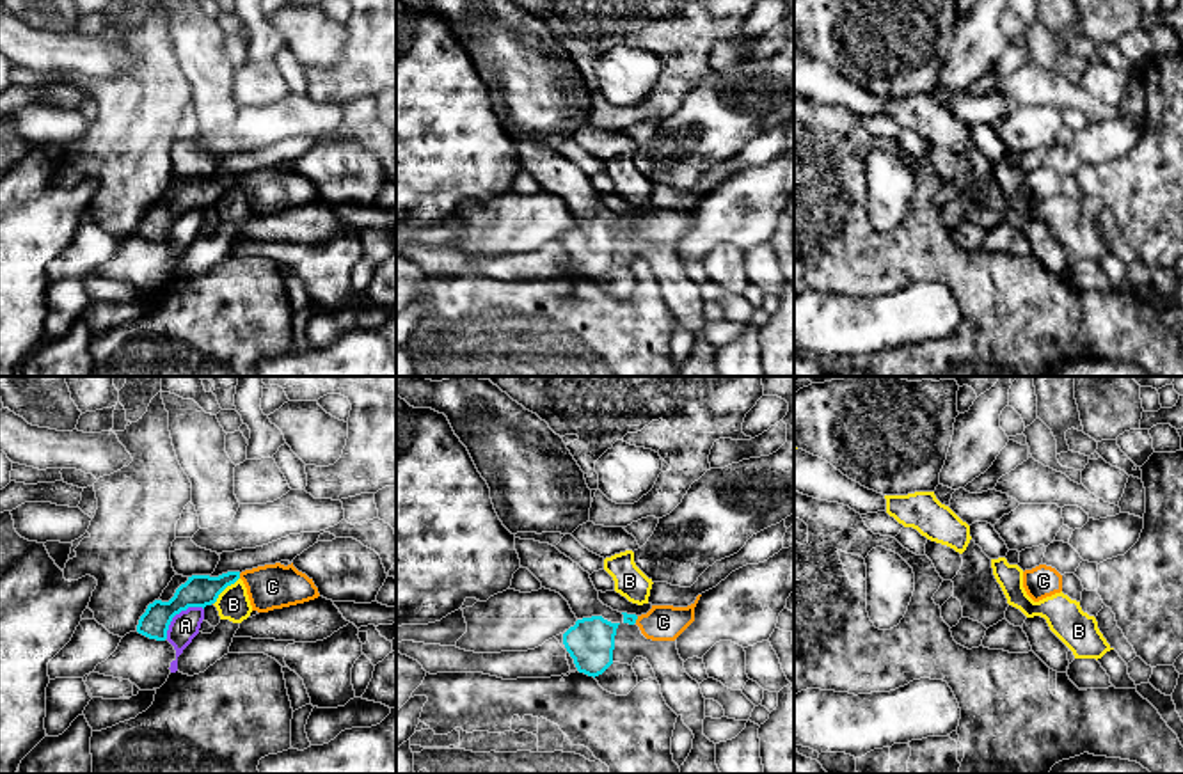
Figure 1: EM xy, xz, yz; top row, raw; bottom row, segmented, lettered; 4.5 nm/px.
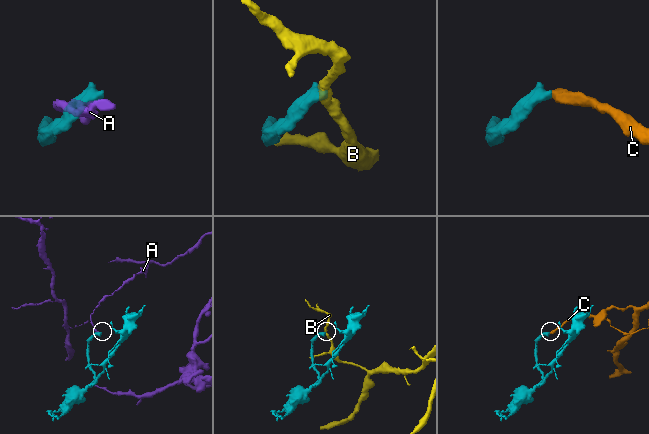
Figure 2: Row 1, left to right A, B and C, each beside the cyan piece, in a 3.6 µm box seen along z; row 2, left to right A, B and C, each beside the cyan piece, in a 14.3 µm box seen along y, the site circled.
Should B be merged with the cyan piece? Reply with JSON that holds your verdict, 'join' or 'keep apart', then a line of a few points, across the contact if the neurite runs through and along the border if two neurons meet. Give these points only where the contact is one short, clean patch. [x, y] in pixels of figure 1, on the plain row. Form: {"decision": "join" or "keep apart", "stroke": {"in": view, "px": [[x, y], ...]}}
{"decision": "keep apart", "stroke": {"in": "xy", "px": [[238, 180], [214, 206]]}}

